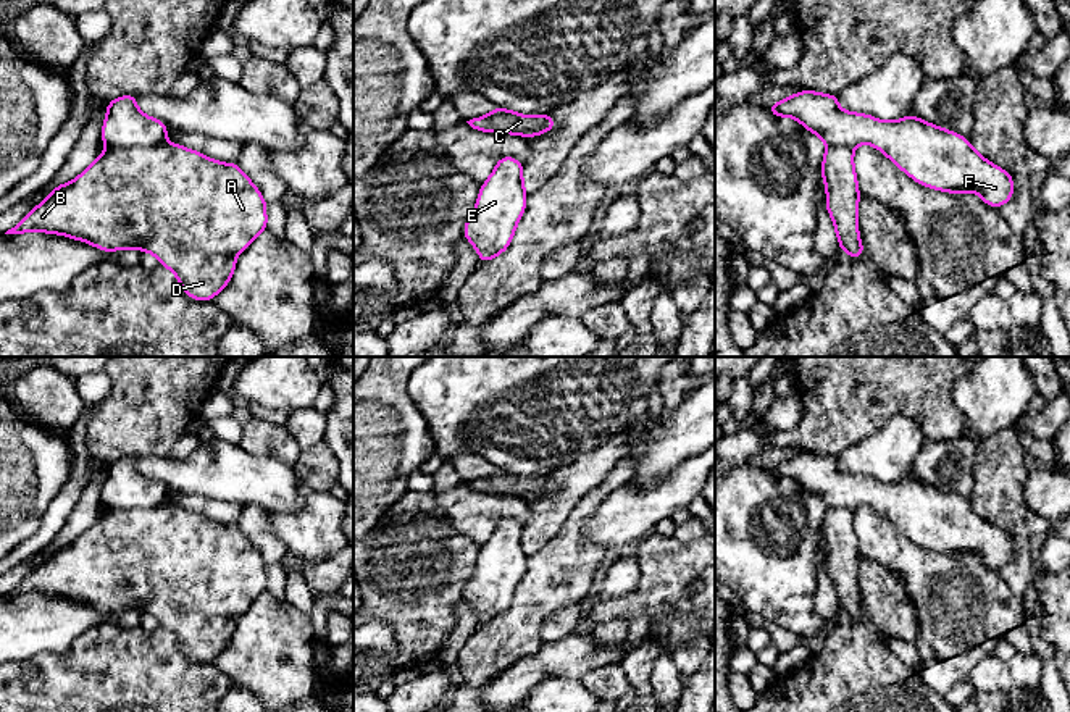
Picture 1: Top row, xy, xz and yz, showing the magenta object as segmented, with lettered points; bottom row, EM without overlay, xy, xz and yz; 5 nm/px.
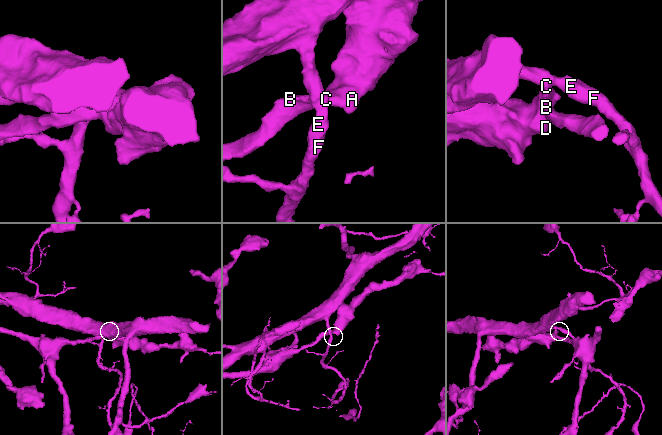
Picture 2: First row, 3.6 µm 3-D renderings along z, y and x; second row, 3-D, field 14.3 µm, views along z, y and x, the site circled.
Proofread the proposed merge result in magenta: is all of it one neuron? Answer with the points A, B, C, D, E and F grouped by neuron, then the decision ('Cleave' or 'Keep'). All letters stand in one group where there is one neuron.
Groups: A B C D / E F. Cleave

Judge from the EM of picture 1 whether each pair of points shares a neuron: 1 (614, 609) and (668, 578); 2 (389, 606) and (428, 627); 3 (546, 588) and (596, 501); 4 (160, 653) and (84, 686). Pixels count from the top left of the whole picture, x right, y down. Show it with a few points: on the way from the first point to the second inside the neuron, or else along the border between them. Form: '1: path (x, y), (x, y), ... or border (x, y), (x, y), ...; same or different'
1: path (626, 607), (649, 598), (656, 591); same
2: path (399, 606), (407, 606), (418, 617); same
3: path (565, 567), (570, 557), (570, 536), (575, 522); same
4: path (141, 672), (126, 686), (104, 686); same

